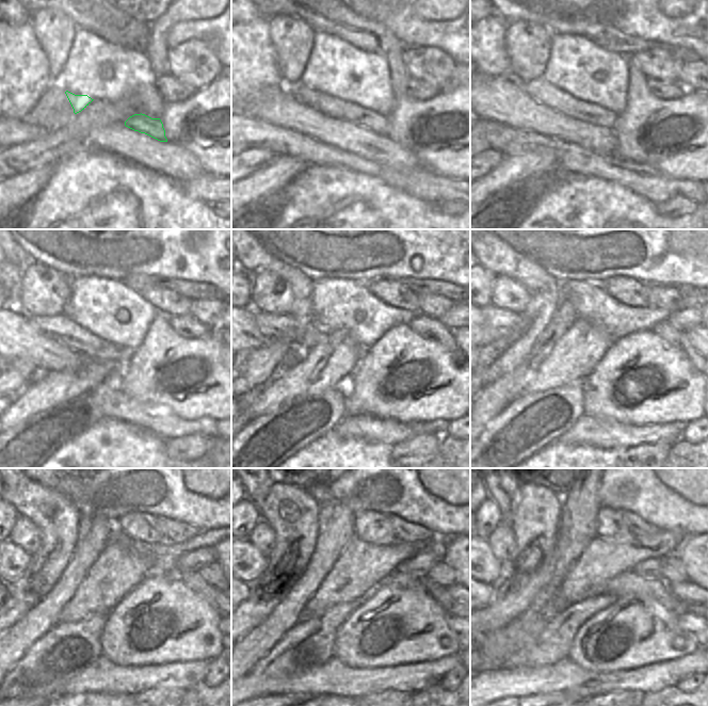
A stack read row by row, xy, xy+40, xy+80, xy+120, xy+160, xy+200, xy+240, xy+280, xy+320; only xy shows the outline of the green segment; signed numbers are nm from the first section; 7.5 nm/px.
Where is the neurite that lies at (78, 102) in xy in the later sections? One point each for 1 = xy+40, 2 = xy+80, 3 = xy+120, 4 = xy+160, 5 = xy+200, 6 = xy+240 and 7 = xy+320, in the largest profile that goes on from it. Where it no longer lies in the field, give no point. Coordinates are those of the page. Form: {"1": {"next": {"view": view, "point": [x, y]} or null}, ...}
{"1": {"next": {"view": "xy+40", "point": [332, 107]}}, "2": {"next": {"view": "xy+80", "point": [541, 90]}}, "3": {"next": {"view": "xy+120", "point": [61, 329]}}, "4": {"next": {"view": "xy+160", "point": [274, 326]}}, "5": {"next": {"view": "xy+200", "point": [503, 322]}}, "6": {"next": {"view": "xy+240", "point": [14, 561]}}, "7": {"next": {"view": "xy+320", "point": [492, 566]}}}

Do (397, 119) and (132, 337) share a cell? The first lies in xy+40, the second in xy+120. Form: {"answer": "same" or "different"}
{"answer": "different"}

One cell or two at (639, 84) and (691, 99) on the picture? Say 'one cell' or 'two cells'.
one cell

